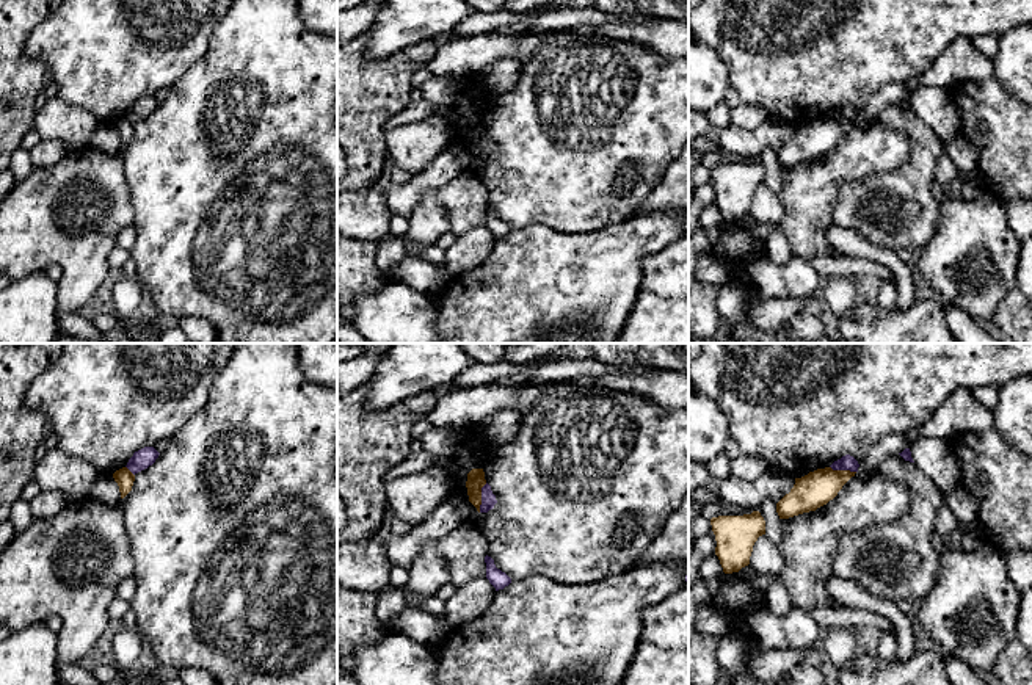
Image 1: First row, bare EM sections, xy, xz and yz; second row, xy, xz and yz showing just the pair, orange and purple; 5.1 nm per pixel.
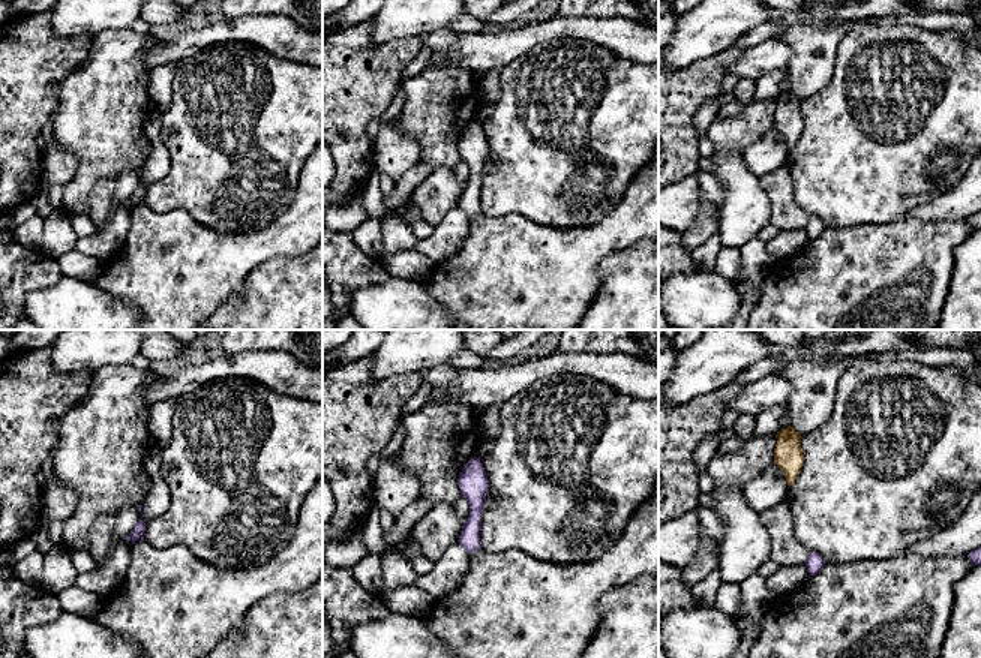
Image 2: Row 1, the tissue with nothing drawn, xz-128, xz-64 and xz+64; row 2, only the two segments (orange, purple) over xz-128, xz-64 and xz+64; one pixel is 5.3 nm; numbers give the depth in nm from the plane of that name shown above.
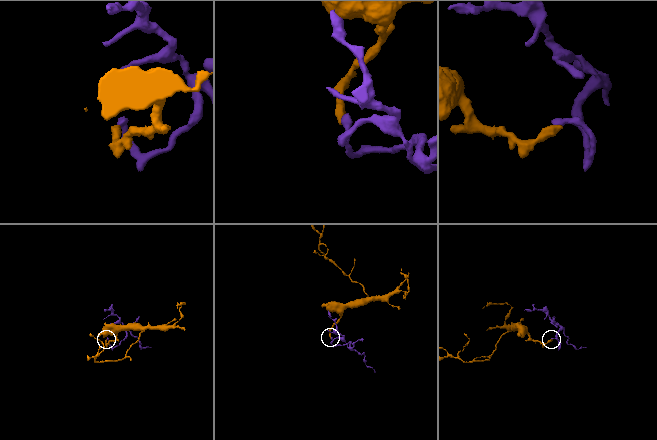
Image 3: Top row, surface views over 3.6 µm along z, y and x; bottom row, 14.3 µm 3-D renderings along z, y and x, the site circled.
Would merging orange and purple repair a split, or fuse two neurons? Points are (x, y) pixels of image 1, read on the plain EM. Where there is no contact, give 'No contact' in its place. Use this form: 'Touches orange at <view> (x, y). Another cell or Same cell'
Touches orange at xz (480, 146). Another cell

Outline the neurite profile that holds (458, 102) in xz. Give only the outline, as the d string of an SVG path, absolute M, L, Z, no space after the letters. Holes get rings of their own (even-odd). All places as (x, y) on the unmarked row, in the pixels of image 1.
M474 75L461 77L458 82L450 77L431 77L419 89L423 100L433 107L433 114L445 118L452 125L447 147L456 152L466 171L475 172L480 161L469 150L467 122L472 118L483 118L492 99Z

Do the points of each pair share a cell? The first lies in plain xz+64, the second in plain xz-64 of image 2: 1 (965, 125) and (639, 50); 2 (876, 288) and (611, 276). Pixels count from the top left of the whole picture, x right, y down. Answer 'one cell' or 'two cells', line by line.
1: two cells
2: two cells

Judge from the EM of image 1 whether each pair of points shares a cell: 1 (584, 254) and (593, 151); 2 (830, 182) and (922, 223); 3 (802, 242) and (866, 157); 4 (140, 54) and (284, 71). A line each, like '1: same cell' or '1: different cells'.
1: different cells
2: different cells
3: same cell
4: different cells

